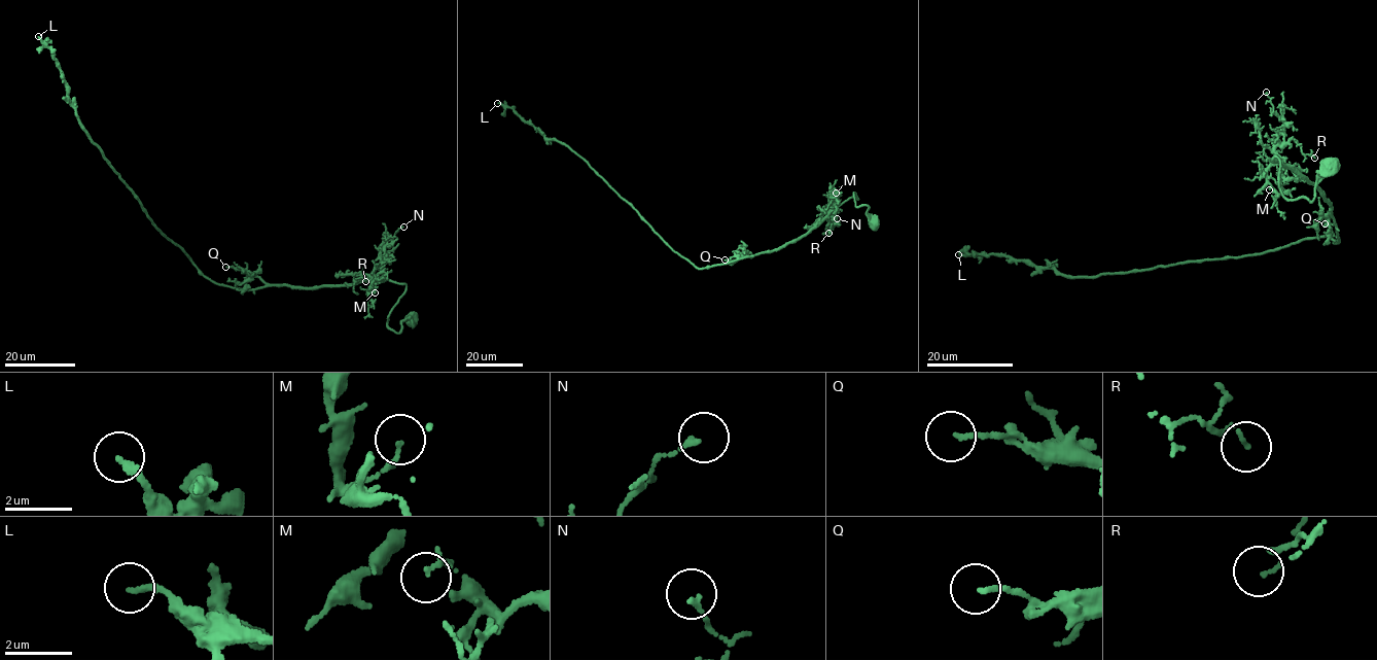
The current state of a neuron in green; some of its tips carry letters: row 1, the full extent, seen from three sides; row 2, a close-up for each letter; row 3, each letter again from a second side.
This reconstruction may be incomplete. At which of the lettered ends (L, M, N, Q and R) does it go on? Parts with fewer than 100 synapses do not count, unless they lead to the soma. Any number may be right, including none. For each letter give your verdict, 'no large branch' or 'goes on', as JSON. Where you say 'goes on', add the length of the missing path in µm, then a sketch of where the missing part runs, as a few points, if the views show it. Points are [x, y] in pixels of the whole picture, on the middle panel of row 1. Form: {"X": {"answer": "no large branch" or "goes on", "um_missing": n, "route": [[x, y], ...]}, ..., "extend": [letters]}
{"L": {"answer": "no large branch"}, "M": {"answer": "no large branch"}, "N": {"answer": "no large branch"}, "Q": {"answer": "no large branch"}, "R": {"answer": "no large branch"}, "extend": []}

